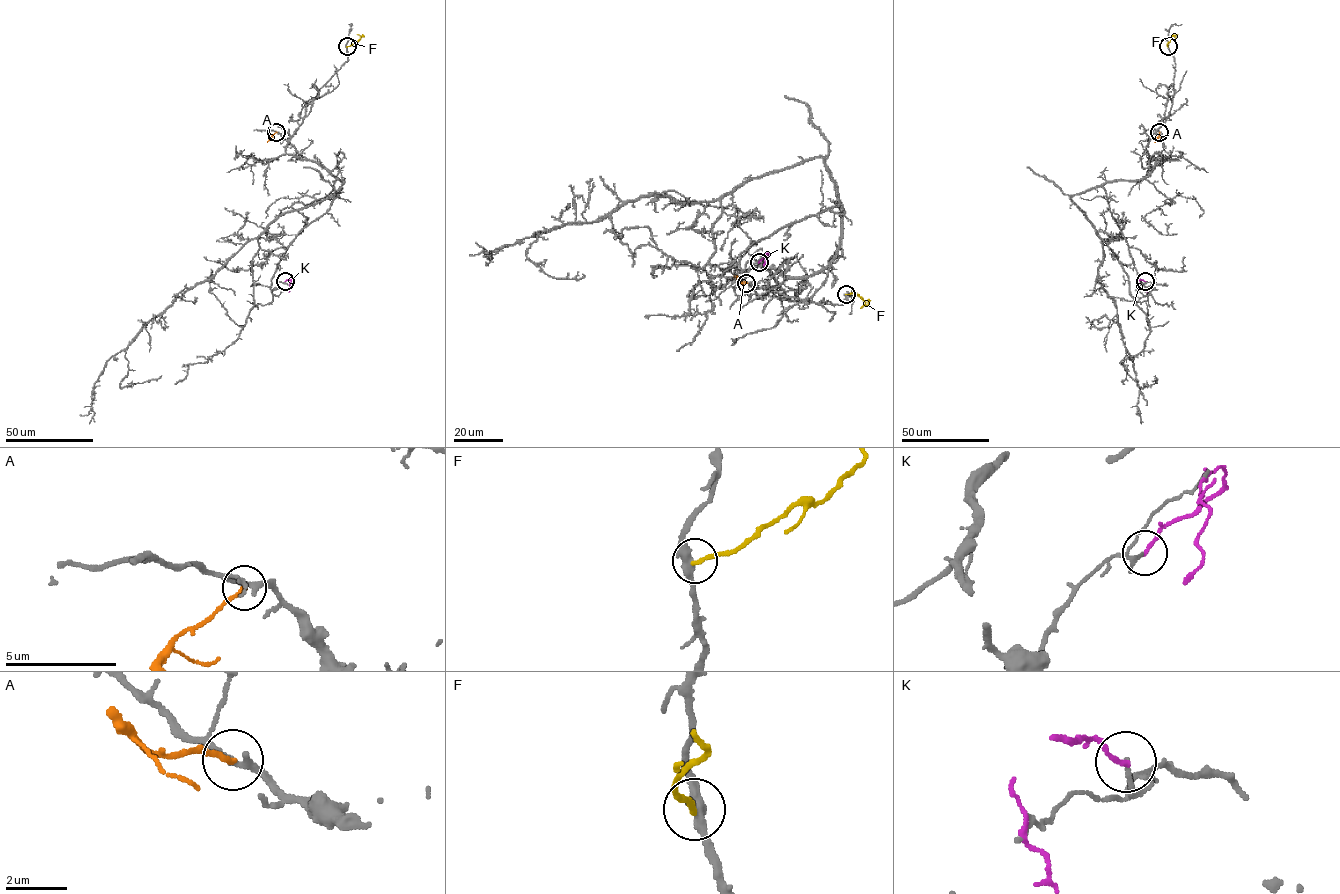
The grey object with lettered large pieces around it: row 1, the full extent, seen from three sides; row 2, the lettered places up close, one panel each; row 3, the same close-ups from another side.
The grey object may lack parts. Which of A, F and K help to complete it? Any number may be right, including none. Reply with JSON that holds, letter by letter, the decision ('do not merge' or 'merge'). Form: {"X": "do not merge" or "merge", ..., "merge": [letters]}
{"A": "do not merge", "F": "do not merge", "K": "do not merge", "merge": []}

